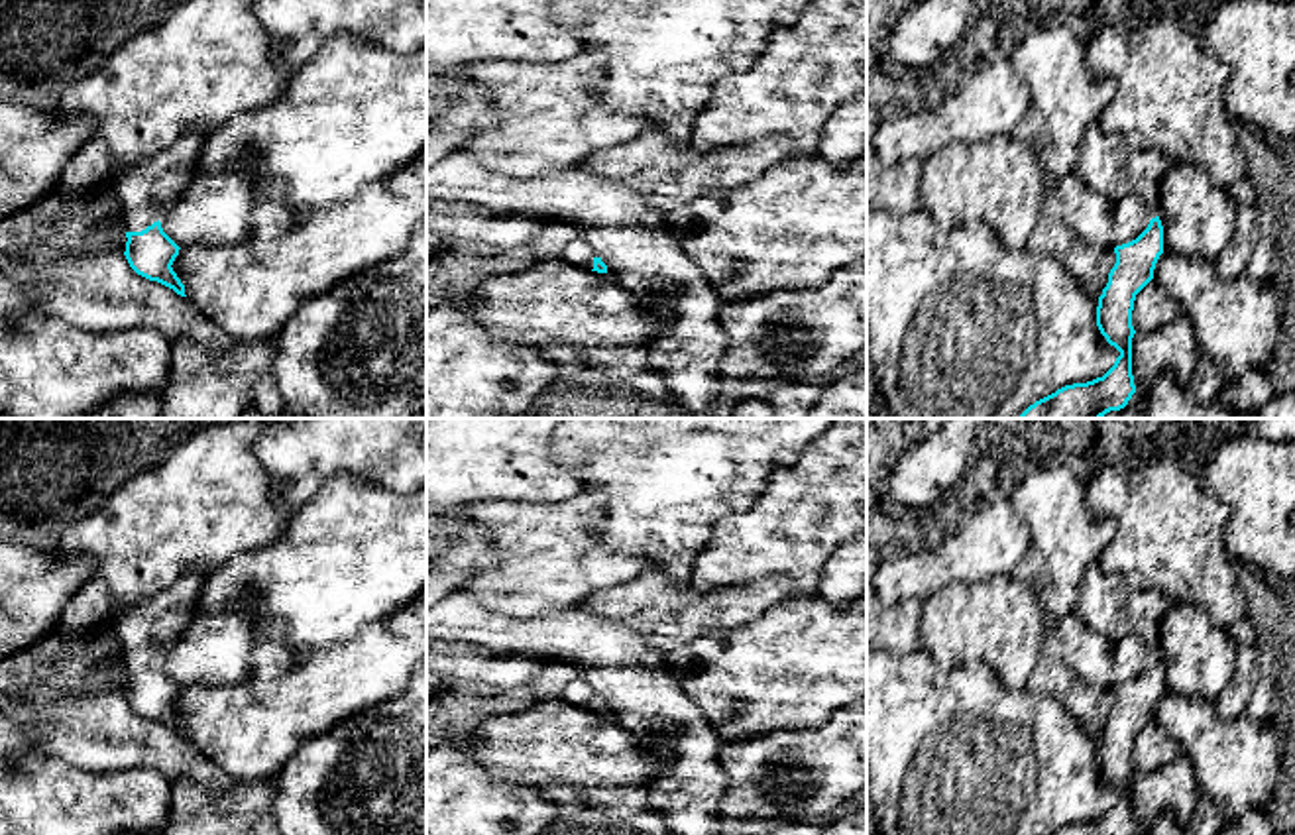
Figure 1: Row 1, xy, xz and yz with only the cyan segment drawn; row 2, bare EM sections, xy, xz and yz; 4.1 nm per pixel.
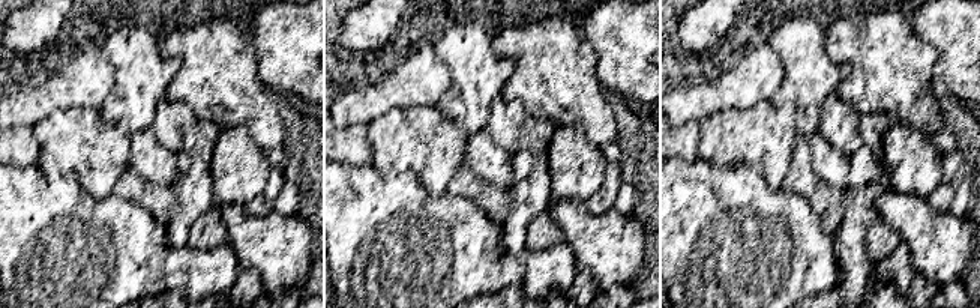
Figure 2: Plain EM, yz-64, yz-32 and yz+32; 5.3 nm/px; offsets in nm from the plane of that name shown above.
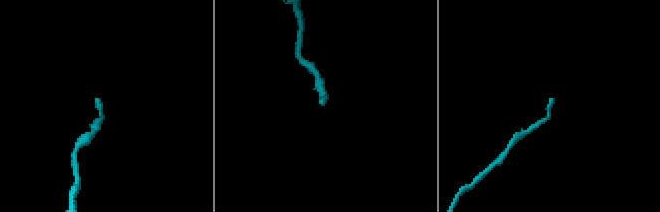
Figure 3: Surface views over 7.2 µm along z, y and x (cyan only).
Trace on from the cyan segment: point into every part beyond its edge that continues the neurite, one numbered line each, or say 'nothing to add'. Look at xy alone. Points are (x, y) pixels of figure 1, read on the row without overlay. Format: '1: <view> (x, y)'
1: xy (144, 629)

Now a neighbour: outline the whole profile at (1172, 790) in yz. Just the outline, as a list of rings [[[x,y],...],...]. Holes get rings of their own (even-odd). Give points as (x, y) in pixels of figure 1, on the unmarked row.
[[[1187,756],[1154,774],[1134,774],[1132,815],[1136,831],[1148,829],[1161,813],[1187,825],[1199,800],[1197,778]]]

